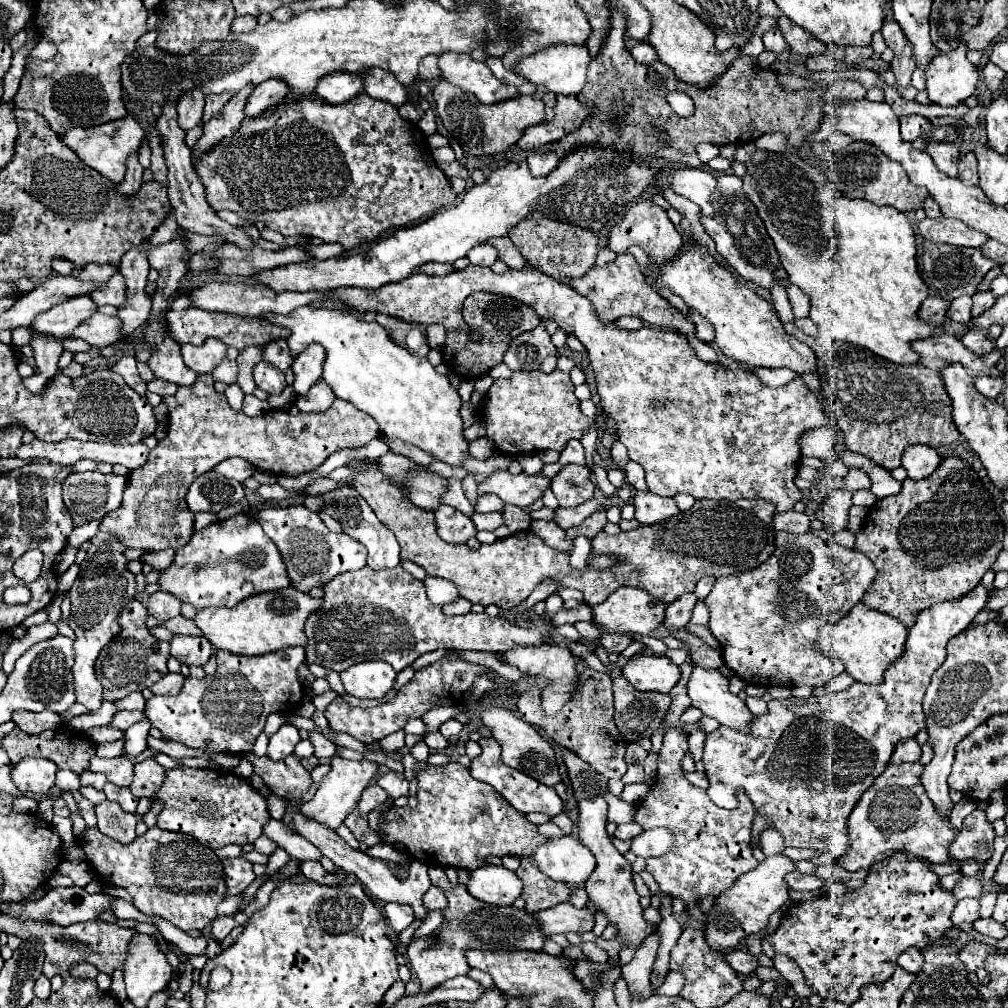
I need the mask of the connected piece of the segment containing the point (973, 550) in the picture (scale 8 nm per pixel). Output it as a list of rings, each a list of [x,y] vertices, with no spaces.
[[[946,458],[928,478],[906,478],[898,494],[886,496],[870,508],[864,528],[856,534],[854,544],[854,548],[864,552],[876,566],[876,578],[862,602],[878,612],[896,616],[896,620],[910,628],[916,622],[920,610],[936,602],[962,598],[964,594],[972,592],[972,588],[980,584],[982,576],[996,562],[1002,550],[1002,540],[1004,524],[978,474],[968,462],[960,458]]]

